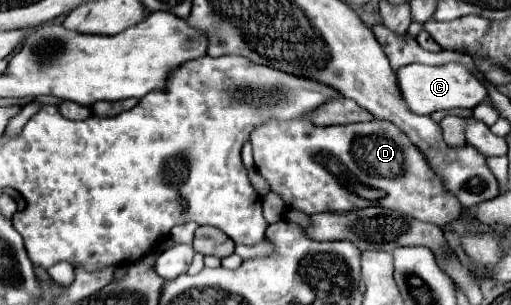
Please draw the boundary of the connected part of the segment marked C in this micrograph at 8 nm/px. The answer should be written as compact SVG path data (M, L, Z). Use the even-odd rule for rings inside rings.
M446 63L446 65L406 65L398 73L400 91L408 103L408 107L418 115L430 115L434 111L448 109L474 109L488 97L488 87L462 63Z

